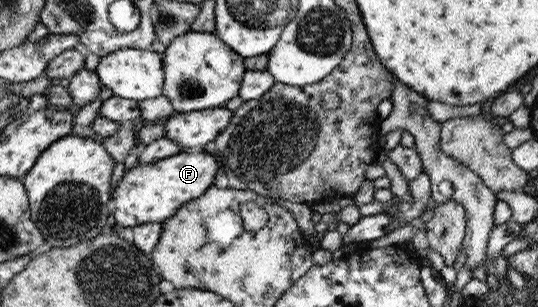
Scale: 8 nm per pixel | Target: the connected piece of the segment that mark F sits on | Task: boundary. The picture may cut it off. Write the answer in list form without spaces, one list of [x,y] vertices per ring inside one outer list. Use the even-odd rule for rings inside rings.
[[[201,148],[199,149],[198,153],[181,153],[178,155],[173,155],[172,157],[165,157],[164,159],[161,159],[155,163],[149,163],[148,165],[141,165],[136,164],[135,167],[131,167],[131,169],[127,169],[123,173],[123,177],[119,183],[117,183],[117,187],[115,187],[114,191],[112,191],[112,200],[115,204],[115,208],[113,208],[113,215],[121,225],[121,227],[131,227],[134,228],[135,226],[149,223],[149,222],[161,222],[164,223],[169,216],[173,216],[175,214],[175,211],[177,211],[177,208],[181,207],[181,204],[189,203],[193,201],[193,199],[198,199],[203,195],[203,193],[211,187],[211,183],[213,183],[213,177],[215,177],[215,173],[217,173],[217,161],[211,157],[211,155],[207,155],[207,153],[200,153]]]

